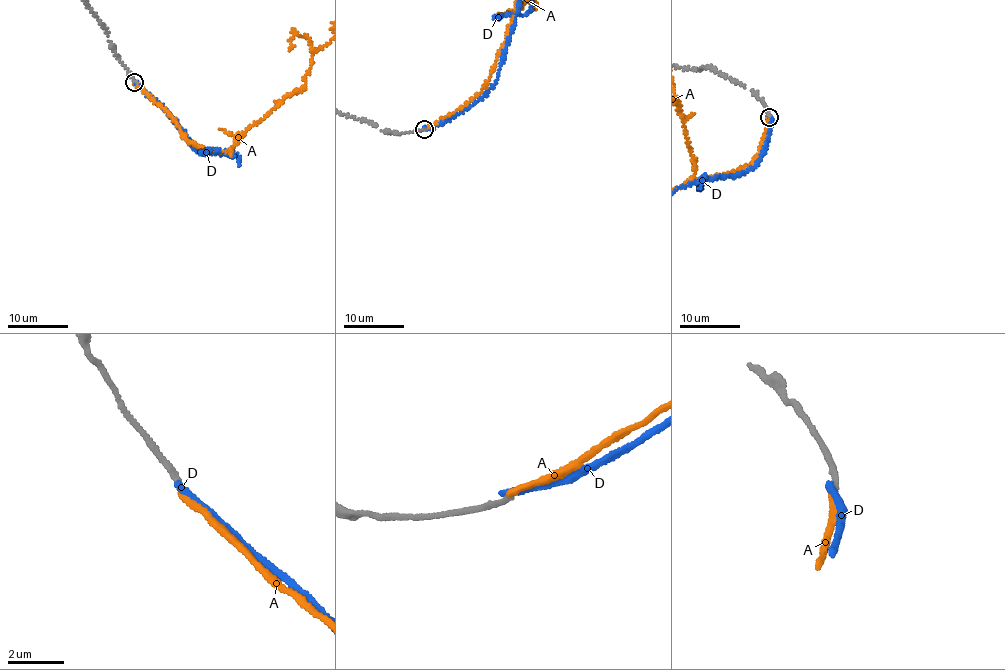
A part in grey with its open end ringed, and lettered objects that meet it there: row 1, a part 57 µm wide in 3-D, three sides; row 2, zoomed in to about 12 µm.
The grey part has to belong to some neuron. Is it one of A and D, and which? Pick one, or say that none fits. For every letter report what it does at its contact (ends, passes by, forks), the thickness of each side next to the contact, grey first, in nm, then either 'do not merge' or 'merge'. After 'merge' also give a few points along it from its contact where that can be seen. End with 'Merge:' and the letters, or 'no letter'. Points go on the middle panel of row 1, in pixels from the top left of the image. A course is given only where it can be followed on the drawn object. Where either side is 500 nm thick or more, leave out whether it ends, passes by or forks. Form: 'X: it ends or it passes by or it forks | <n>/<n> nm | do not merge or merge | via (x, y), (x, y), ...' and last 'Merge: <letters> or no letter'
A: it ends | 190/240 nm | merge
D: it ends | 200/240 nm | do not merge
Merge: A

